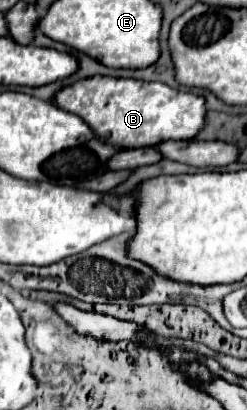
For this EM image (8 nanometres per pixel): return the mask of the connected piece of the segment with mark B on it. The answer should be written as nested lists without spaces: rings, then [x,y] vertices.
[[[87,77],[55,93],[53,103],[83,117],[91,131],[119,149],[153,147],[169,139],[193,139],[205,125],[205,101],[193,93],[183,93],[165,83],[137,79]]]

